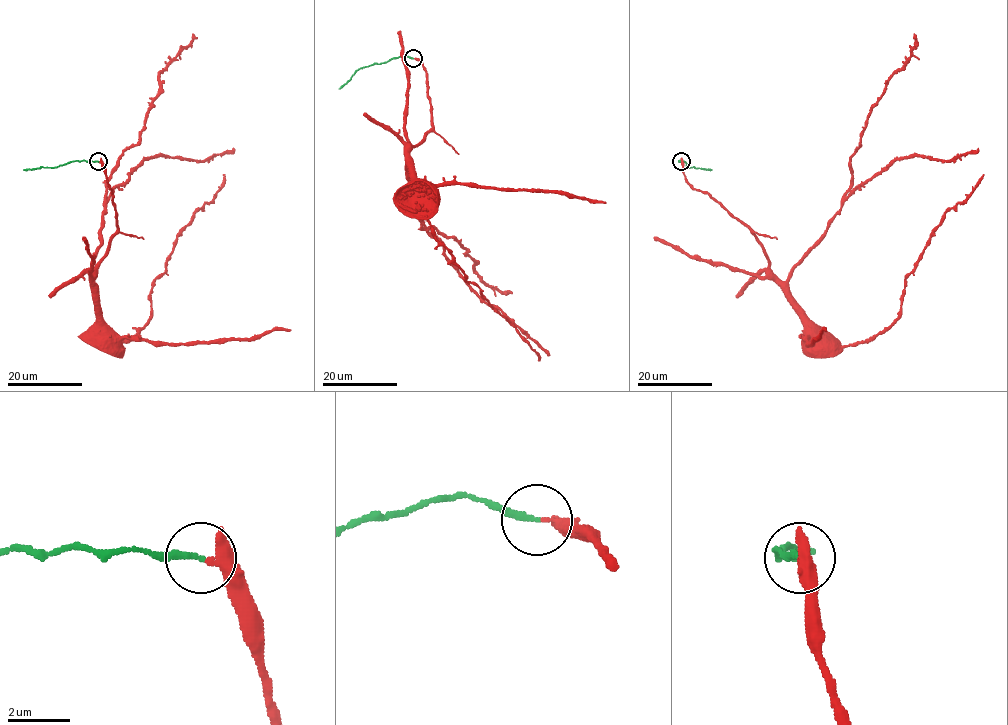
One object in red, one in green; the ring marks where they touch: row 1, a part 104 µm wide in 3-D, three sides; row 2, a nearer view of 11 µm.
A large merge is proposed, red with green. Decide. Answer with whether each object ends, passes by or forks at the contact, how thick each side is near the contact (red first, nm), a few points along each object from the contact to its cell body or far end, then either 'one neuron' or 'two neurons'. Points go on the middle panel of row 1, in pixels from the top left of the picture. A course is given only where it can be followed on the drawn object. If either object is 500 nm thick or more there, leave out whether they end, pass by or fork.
red ends; green ends; calibres 440 and 220 nm; course red (413, 58), (421, 62), (425, 70), (432, 127), (409, 151), (412, 174), (419, 181), (415, 186); course green (413, 58), (401, 55), (360, 67), (339, 89); two neurons

